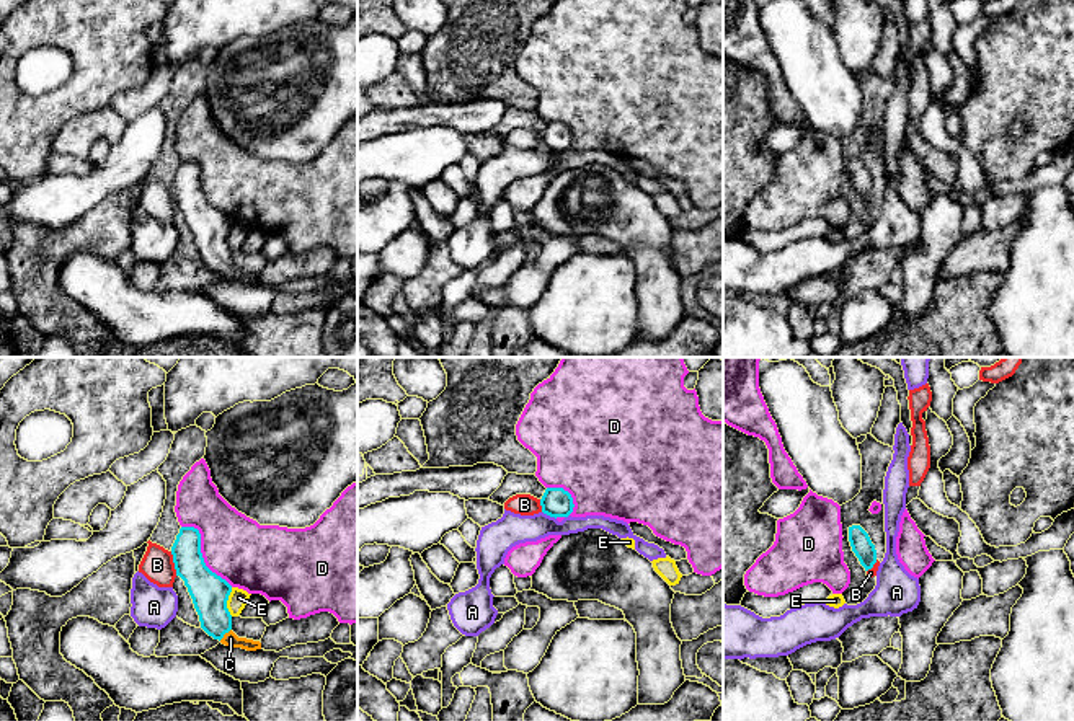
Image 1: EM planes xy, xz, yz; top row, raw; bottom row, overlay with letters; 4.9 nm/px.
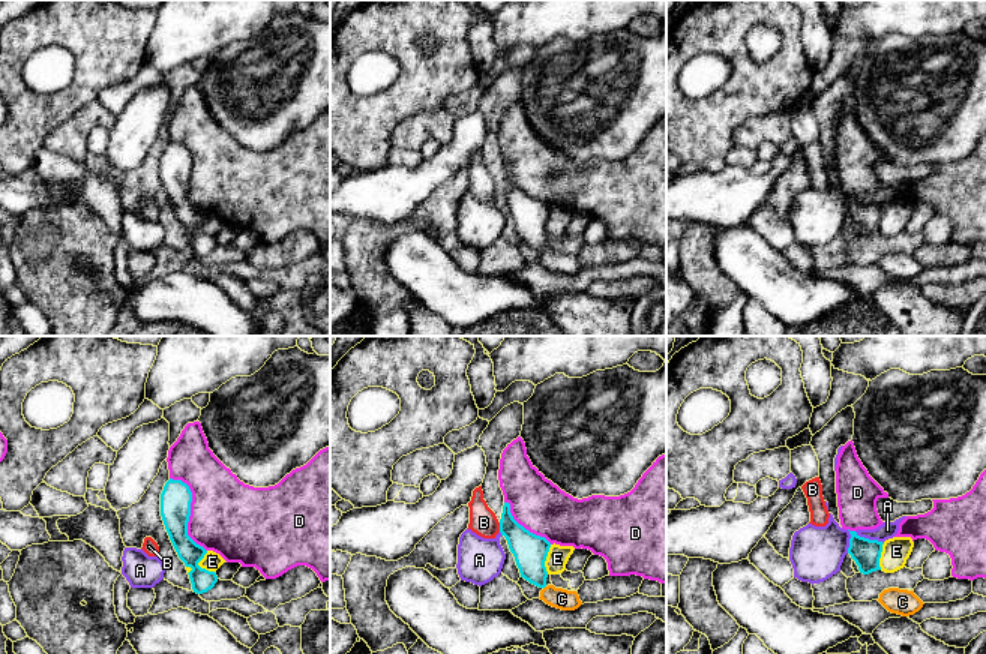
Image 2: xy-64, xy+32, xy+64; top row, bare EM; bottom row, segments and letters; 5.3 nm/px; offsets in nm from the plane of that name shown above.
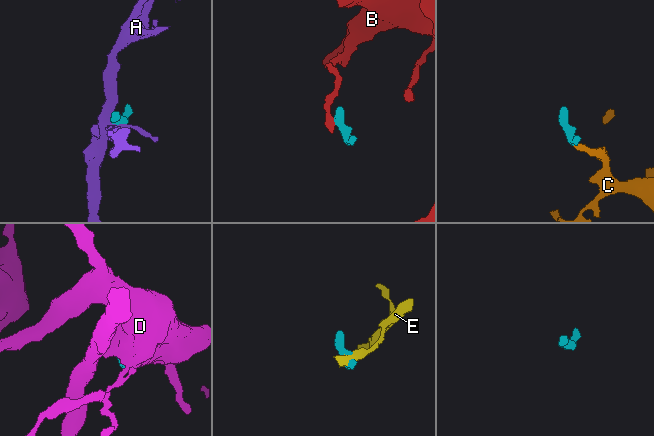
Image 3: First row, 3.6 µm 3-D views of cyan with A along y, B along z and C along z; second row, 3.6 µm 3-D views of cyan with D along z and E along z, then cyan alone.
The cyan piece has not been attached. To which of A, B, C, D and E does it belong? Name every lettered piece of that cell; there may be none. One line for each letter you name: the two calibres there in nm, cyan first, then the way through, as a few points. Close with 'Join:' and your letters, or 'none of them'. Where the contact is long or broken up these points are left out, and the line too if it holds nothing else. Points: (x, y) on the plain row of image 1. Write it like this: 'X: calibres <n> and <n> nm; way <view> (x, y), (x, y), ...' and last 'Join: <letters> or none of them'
C: calibres 190 and 70 nm; way xy (209, 227), (213, 248), (224, 268), (230, 273)
Join: C

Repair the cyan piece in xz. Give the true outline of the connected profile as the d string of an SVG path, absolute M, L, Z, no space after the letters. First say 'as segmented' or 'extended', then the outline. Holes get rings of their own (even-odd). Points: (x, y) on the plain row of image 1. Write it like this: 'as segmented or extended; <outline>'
as segmented; M547 122L540 134L542 147L550 152L568 152L573 147L573 132L563 122Z

